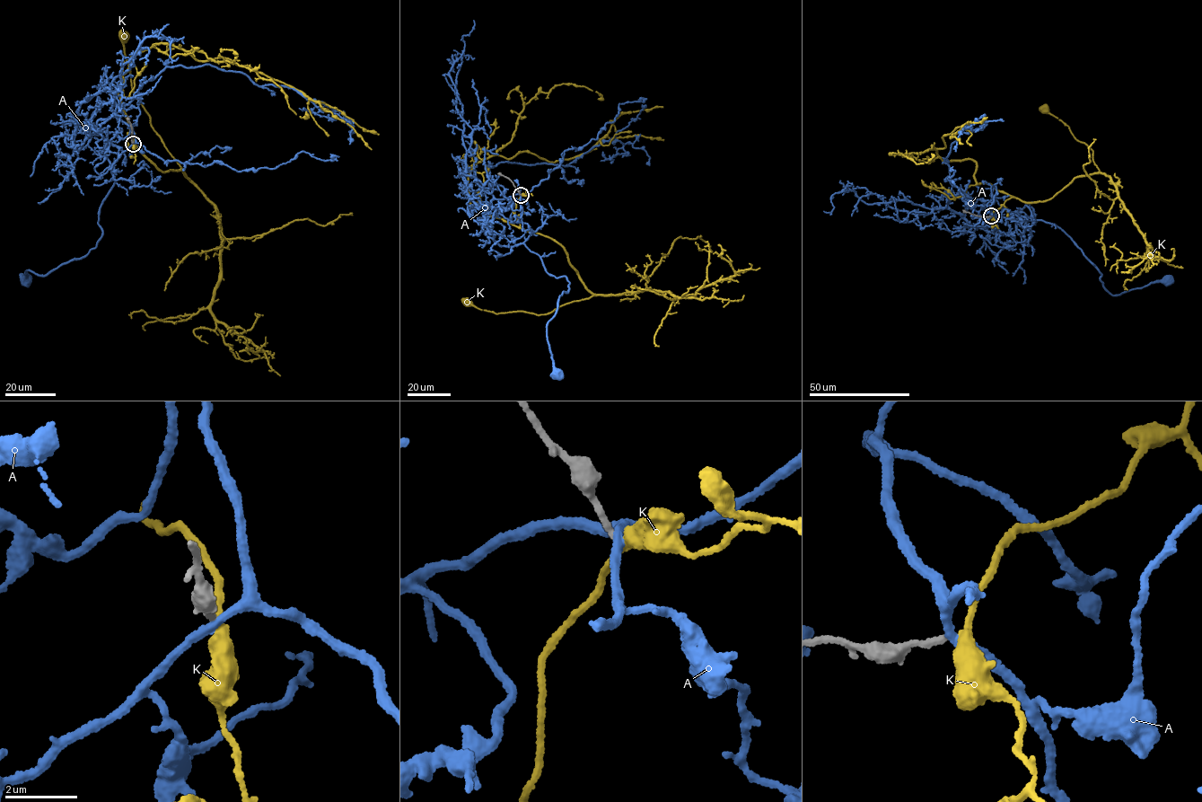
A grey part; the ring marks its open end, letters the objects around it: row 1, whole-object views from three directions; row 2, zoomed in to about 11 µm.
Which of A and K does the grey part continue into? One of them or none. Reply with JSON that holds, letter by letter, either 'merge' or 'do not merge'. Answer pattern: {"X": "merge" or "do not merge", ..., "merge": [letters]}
{"A": "do not merge", "K": "merge", "merge": ["K"]}

